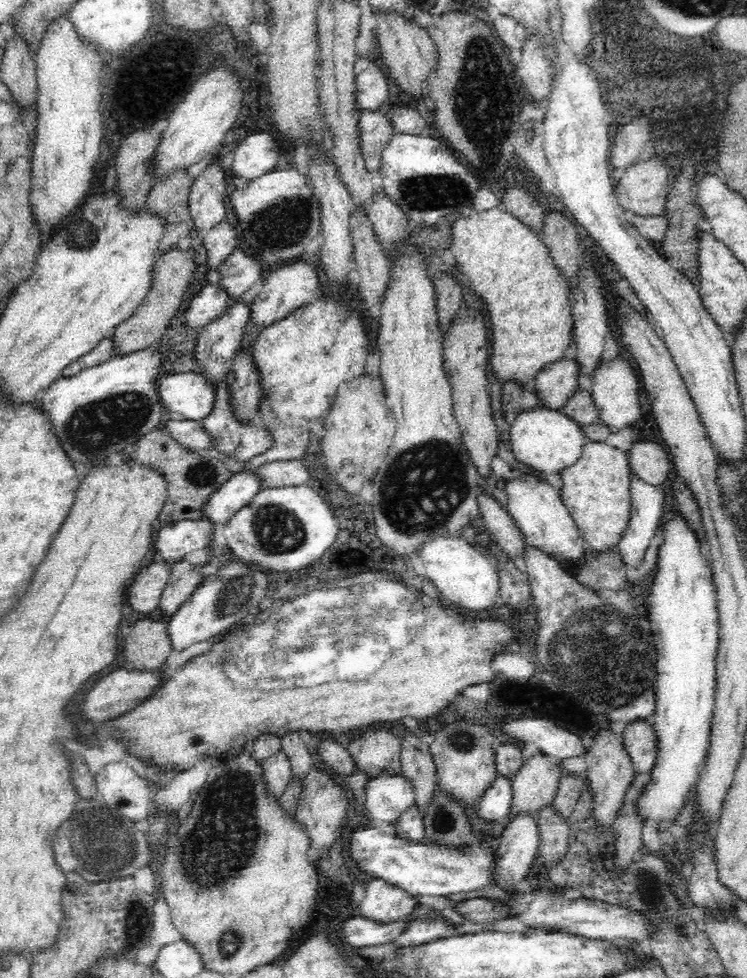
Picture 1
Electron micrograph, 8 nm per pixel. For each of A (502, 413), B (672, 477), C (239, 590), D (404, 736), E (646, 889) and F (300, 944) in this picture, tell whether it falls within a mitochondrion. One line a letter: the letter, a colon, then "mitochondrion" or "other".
A: other
B: other
C: mitochondrion
D: other
E: mitochondrion
F: other

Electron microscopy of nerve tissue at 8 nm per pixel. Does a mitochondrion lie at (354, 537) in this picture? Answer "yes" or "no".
no

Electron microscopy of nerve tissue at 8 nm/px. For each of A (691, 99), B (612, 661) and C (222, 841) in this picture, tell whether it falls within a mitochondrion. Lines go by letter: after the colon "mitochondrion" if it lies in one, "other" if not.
A: other
B: mitochondrion
C: mitochondrion

